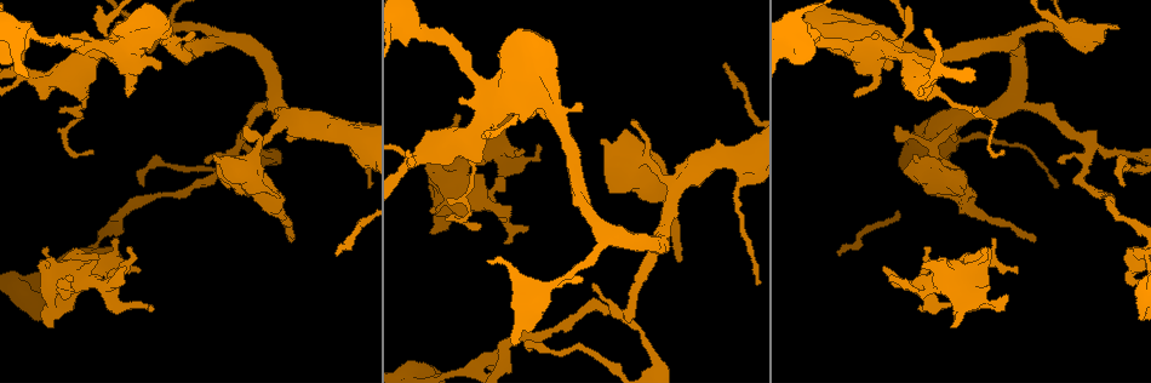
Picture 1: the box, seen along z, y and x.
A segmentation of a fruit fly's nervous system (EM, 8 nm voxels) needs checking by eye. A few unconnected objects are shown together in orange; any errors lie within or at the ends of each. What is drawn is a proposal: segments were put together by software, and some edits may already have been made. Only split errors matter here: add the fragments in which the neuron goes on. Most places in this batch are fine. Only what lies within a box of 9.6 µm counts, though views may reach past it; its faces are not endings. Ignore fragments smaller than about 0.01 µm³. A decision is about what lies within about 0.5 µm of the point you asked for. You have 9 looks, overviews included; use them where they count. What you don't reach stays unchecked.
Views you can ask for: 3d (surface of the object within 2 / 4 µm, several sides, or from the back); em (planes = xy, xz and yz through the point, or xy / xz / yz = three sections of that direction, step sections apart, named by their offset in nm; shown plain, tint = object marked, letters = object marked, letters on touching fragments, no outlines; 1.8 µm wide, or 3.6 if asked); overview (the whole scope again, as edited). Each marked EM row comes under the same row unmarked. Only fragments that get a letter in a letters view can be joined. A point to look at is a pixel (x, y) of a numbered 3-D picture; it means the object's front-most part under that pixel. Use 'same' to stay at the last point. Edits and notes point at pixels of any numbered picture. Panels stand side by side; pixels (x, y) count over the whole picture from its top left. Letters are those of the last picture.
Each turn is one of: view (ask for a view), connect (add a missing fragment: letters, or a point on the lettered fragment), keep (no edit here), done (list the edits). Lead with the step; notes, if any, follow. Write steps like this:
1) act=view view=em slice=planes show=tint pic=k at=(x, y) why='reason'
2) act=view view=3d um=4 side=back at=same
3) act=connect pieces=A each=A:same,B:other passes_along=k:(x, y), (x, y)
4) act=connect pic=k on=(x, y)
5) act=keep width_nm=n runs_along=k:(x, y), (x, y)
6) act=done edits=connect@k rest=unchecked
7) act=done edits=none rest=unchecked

act=view view=3d um=2 pic=1 at=(500, 191)

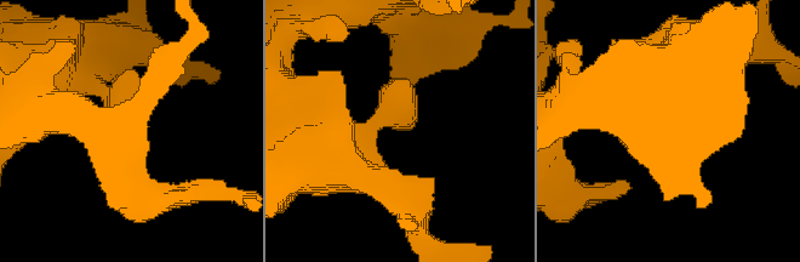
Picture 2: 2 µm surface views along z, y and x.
act=view view=em slice=xy step=4 show=letters pic=2 at=(402, 119)

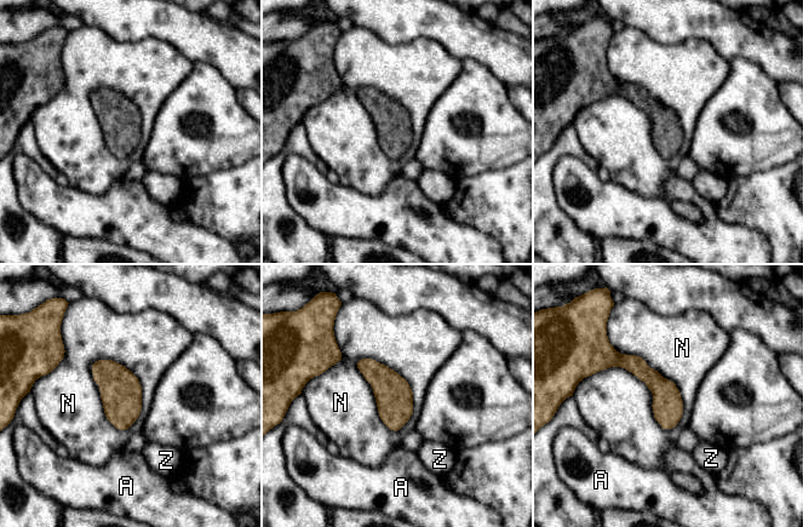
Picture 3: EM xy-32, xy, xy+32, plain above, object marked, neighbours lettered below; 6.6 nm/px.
act=keep each=A:other,N:other,Z:other runs_along=3:(606, 365), (635, 364), (675, 420) found='no lettered fragment goes on from it'

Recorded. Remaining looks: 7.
act=view view=3d um=2 pic=1 at=(142, 186) why='branch stops here'

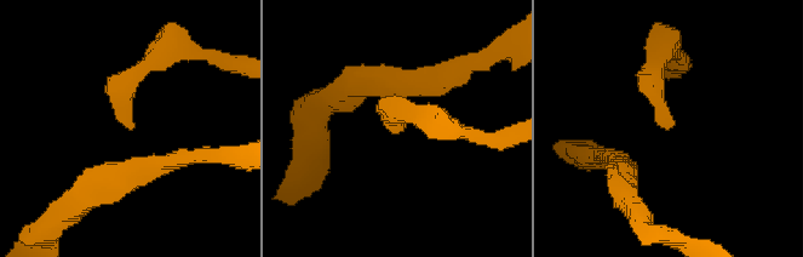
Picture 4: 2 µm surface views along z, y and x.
act=view view=em slice=planes show=letters pic=4 at=(402, 130) why='need the tissue'

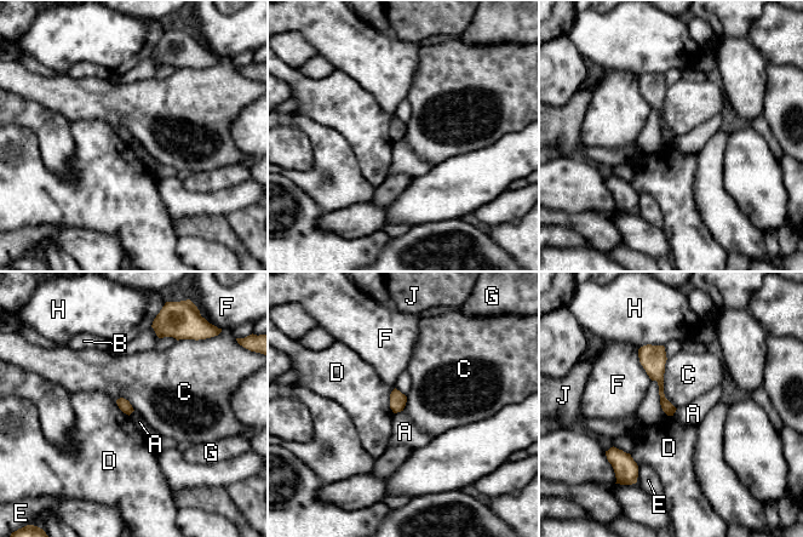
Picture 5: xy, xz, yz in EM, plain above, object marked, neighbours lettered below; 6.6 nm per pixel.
act=keep width_nm=80 each=A:other,B:other,C:other,D:other,E:other,F:other,G:other,H:other,J:other runs_along=5:(643, 349), (653, 359), (670, 412) found='no lettered fragment goes on from it'

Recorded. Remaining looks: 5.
act=view view=3d um=2 side=back pic=1 at=(51, 325) why='stops while still wide'

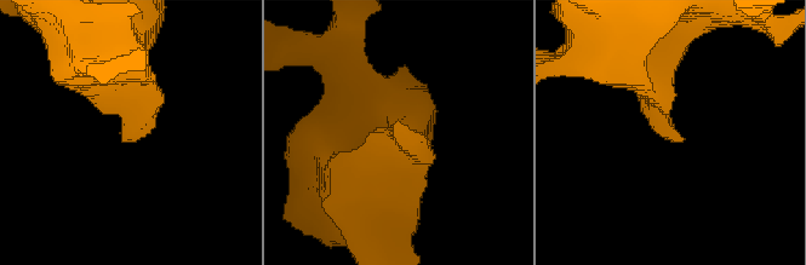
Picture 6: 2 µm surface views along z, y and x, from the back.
act=view view=em slice=planes show=letters pic=6 at=(121, 137) why='need the tissue'

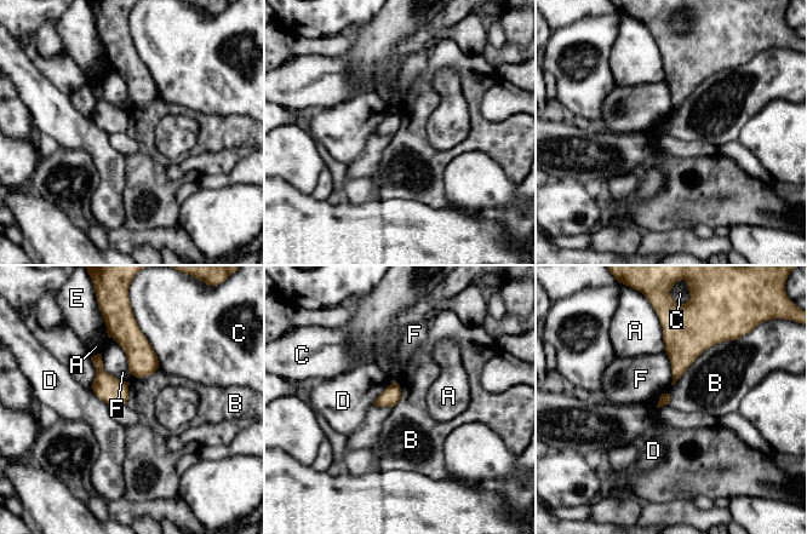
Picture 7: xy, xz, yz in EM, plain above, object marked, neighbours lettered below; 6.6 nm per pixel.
act=keep each=A:other,B:other,C:other,D:other,E:other,F:other border=7:(728, 339), (705, 349), (671, 385) found='no lettered fragment goes on from it'

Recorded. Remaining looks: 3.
act=view view=em um=3.6 slice=yz step=4 show=tint pic=1 at=(335, 252) why='branch stops here'

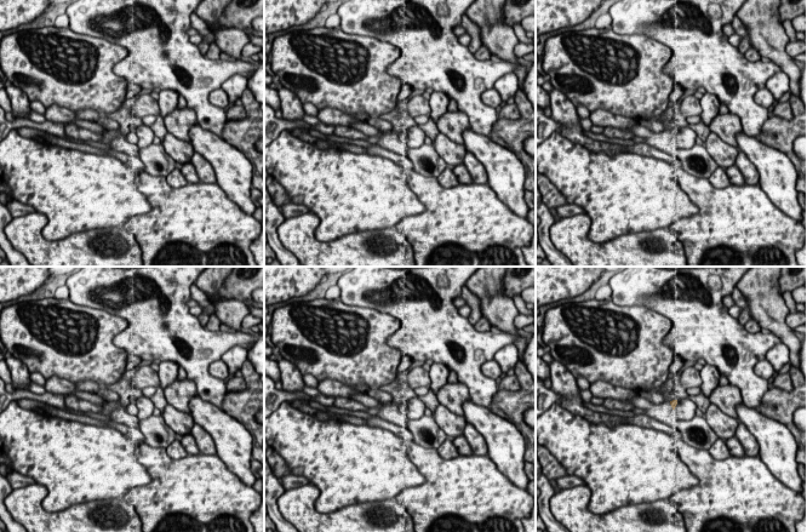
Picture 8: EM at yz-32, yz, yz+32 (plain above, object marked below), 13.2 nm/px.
act=view view=em um=3.6 slice=yz step=4 show=letters at=same

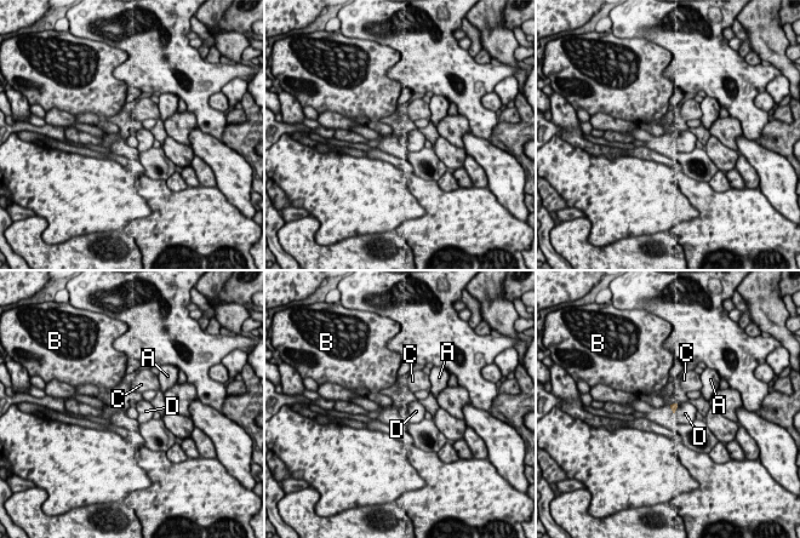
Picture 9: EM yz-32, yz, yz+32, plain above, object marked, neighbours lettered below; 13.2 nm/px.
act=keep longest_contact=D:120nm each=A:other,B:other,C:other,D:other found='none of them fits'

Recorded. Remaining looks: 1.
act=done edits=none rest=unchecked

